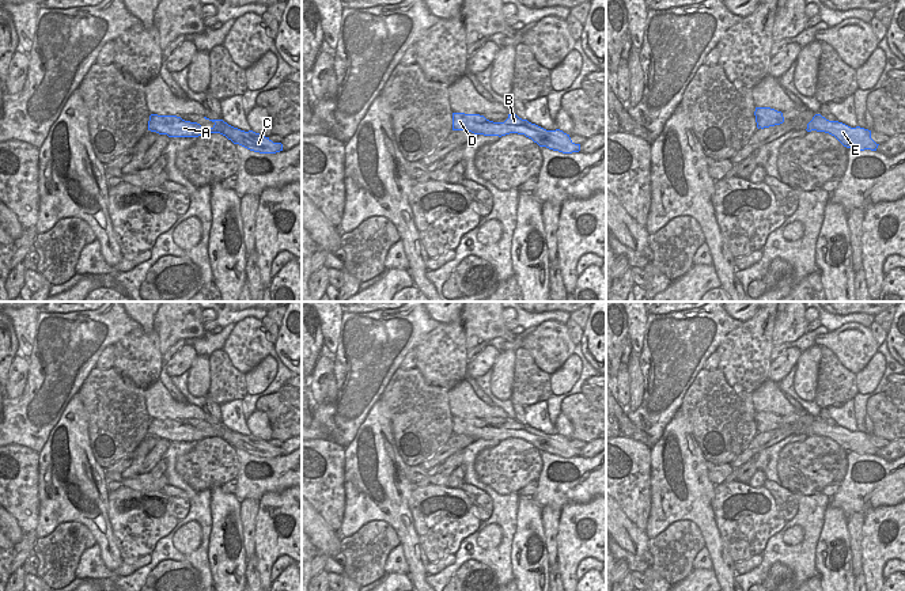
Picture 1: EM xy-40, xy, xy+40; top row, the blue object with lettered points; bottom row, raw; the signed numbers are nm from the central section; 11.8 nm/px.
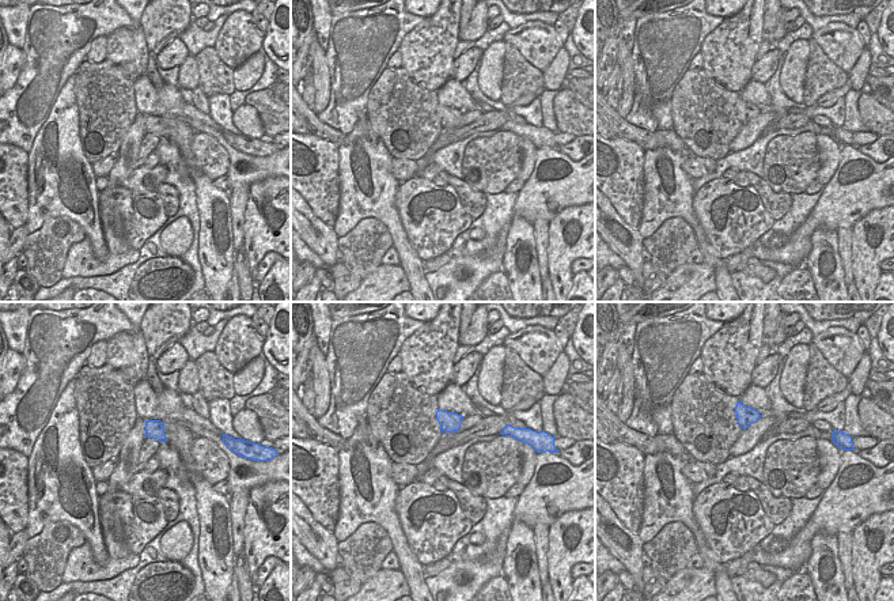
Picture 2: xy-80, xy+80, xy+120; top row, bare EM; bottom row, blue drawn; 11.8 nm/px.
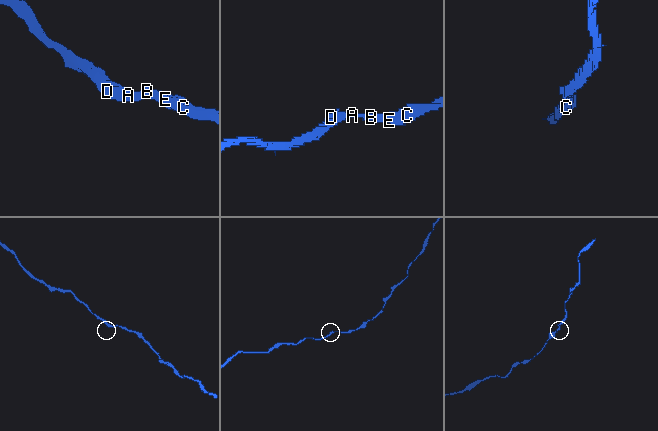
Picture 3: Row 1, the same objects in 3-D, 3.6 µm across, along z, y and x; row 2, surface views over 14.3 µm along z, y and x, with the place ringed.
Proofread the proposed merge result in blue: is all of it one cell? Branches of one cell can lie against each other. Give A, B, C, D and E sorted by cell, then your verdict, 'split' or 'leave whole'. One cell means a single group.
A B C D E | leave whole

